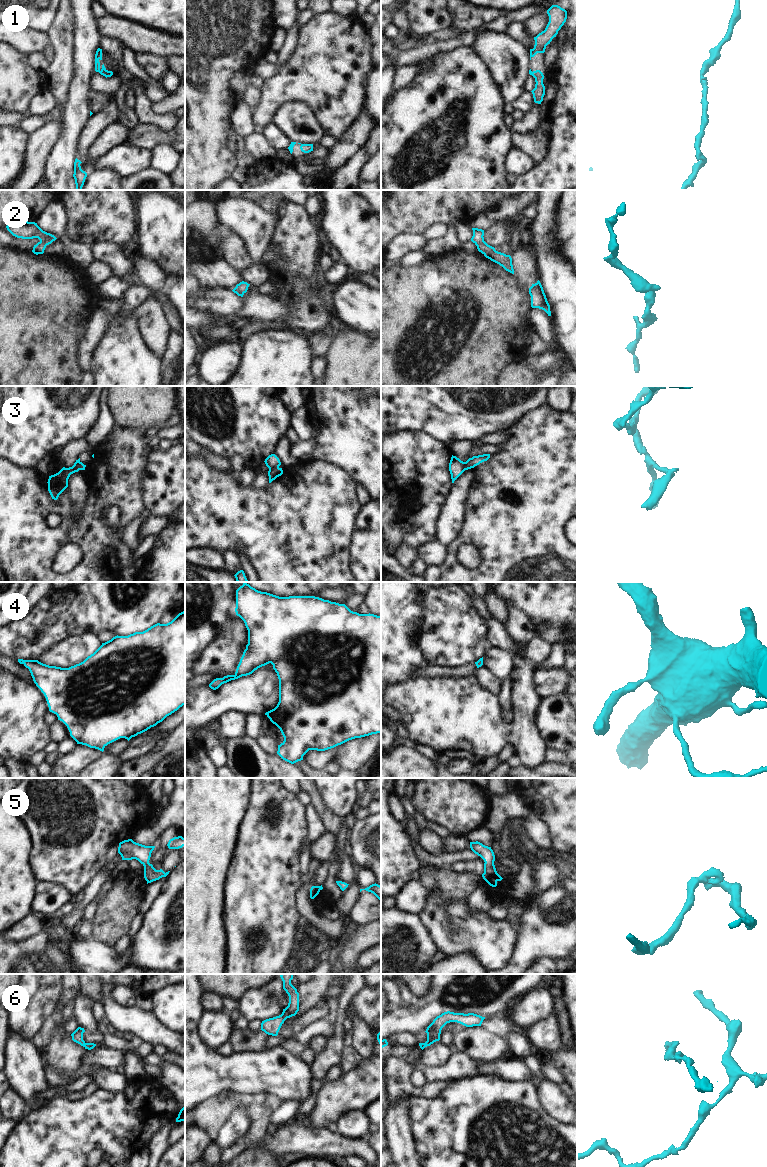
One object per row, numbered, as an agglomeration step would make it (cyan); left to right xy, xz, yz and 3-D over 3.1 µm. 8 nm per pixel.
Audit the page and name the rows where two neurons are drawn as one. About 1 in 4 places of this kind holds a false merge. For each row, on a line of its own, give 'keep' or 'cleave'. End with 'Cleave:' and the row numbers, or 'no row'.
1: keep
2: keep
3: cleave
4: keep
5: keep
6: keep
Cleave: 3

